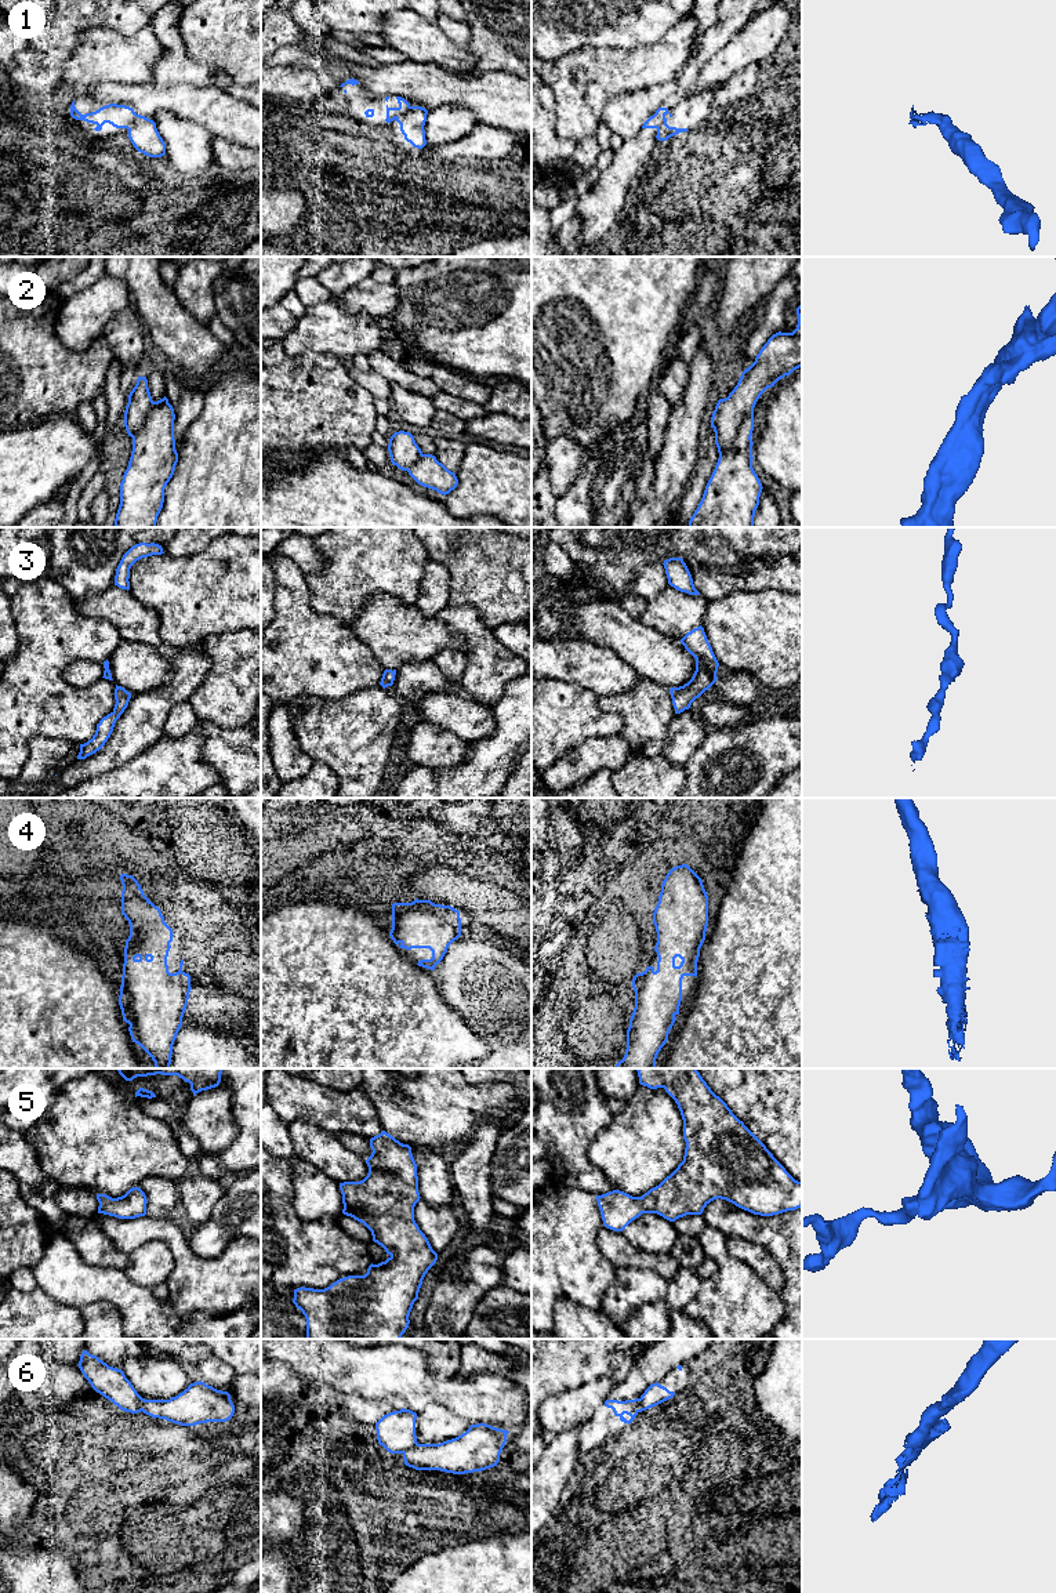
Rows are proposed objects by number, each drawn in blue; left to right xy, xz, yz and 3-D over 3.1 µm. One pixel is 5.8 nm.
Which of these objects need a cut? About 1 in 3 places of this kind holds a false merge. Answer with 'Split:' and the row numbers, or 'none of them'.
Split: 1, 2, 6

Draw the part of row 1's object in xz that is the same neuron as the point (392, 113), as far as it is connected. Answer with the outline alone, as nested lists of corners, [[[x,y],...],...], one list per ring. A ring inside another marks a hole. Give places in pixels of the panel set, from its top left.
[[[396,97],[396,99],[398,99],[398,104],[399,104],[398,108],[389,108],[389,106],[387,105],[387,119],[385,119],[387,123],[391,123],[391,121],[393,121],[395,119],[398,119],[398,117],[399,117],[402,113],[404,113],[404,112],[409,109],[409,106],[410,106],[410,104],[409,104],[404,98]]]

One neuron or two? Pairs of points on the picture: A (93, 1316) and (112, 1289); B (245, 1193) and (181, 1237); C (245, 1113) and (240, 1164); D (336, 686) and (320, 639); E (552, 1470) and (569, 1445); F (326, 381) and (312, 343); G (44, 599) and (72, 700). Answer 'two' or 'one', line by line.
A: two
B: two
C: one
D: one
E: one
F: two
G: one

